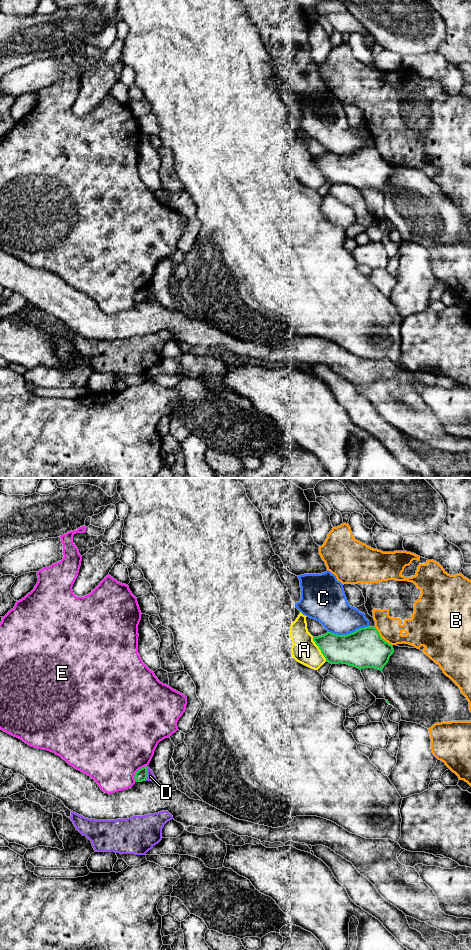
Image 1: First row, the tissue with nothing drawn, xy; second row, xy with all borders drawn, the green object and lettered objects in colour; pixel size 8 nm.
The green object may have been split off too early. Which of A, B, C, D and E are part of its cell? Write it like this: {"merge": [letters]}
{"merge": []}

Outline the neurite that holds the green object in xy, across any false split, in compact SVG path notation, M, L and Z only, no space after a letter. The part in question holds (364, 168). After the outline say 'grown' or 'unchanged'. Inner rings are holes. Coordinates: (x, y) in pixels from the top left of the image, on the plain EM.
M364 147L347 155L327 152L313 157L326 182L347 184L358 189L375 188L380 191L394 173L393 166L386 162L376 147Z; unchanged

